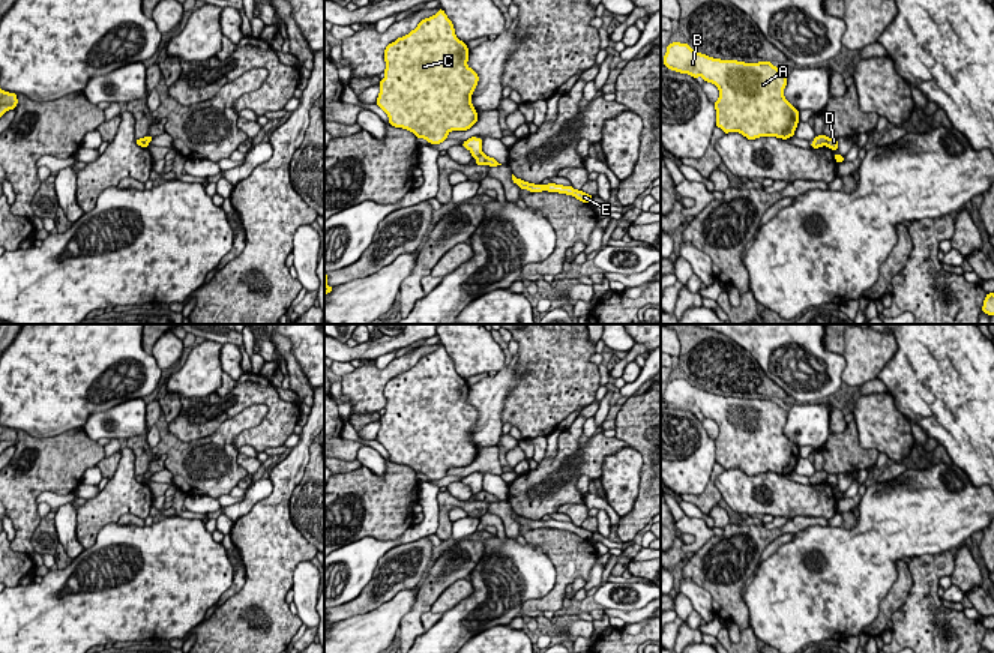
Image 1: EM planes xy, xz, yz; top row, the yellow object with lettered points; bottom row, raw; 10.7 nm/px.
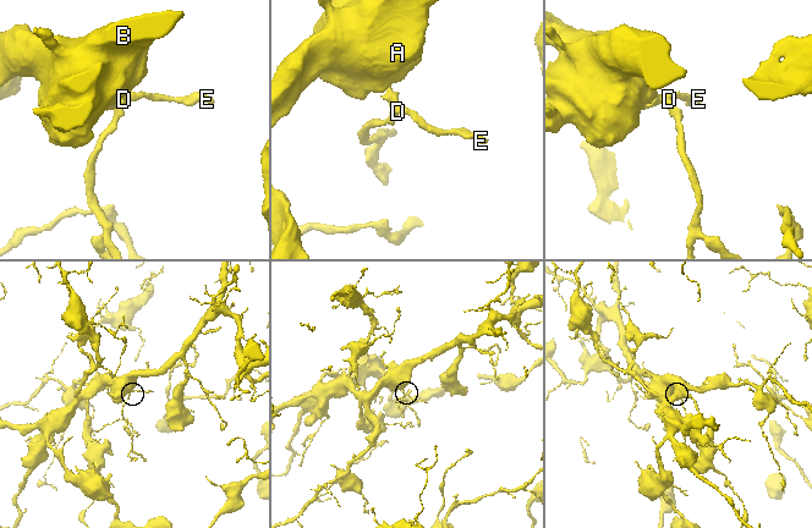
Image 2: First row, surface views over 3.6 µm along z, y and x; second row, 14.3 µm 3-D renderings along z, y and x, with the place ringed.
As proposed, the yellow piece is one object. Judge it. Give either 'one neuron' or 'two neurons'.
two neurons

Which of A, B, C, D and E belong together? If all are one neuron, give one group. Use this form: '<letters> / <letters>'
A B C / D E

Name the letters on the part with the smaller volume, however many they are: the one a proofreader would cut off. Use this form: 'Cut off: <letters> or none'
Cut off: D, E

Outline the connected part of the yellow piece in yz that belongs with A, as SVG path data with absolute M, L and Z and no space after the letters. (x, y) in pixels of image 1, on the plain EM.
M673 378L667 383L664 401L718 423L715 459L724 470L740 468L748 476L794 471L799 447L784 434L787 411L770 398L721 396Z

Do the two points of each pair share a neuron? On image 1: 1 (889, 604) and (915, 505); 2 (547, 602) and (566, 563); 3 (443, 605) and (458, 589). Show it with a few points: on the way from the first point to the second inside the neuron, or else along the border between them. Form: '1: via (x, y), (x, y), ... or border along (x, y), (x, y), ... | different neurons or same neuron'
1: border along (901, 559), (897, 562), (895, 583), (886, 593) | different neurons
2: via (556, 593), (566, 572) | same neuron
3: via (446, 601), (454, 593) | same neuron

